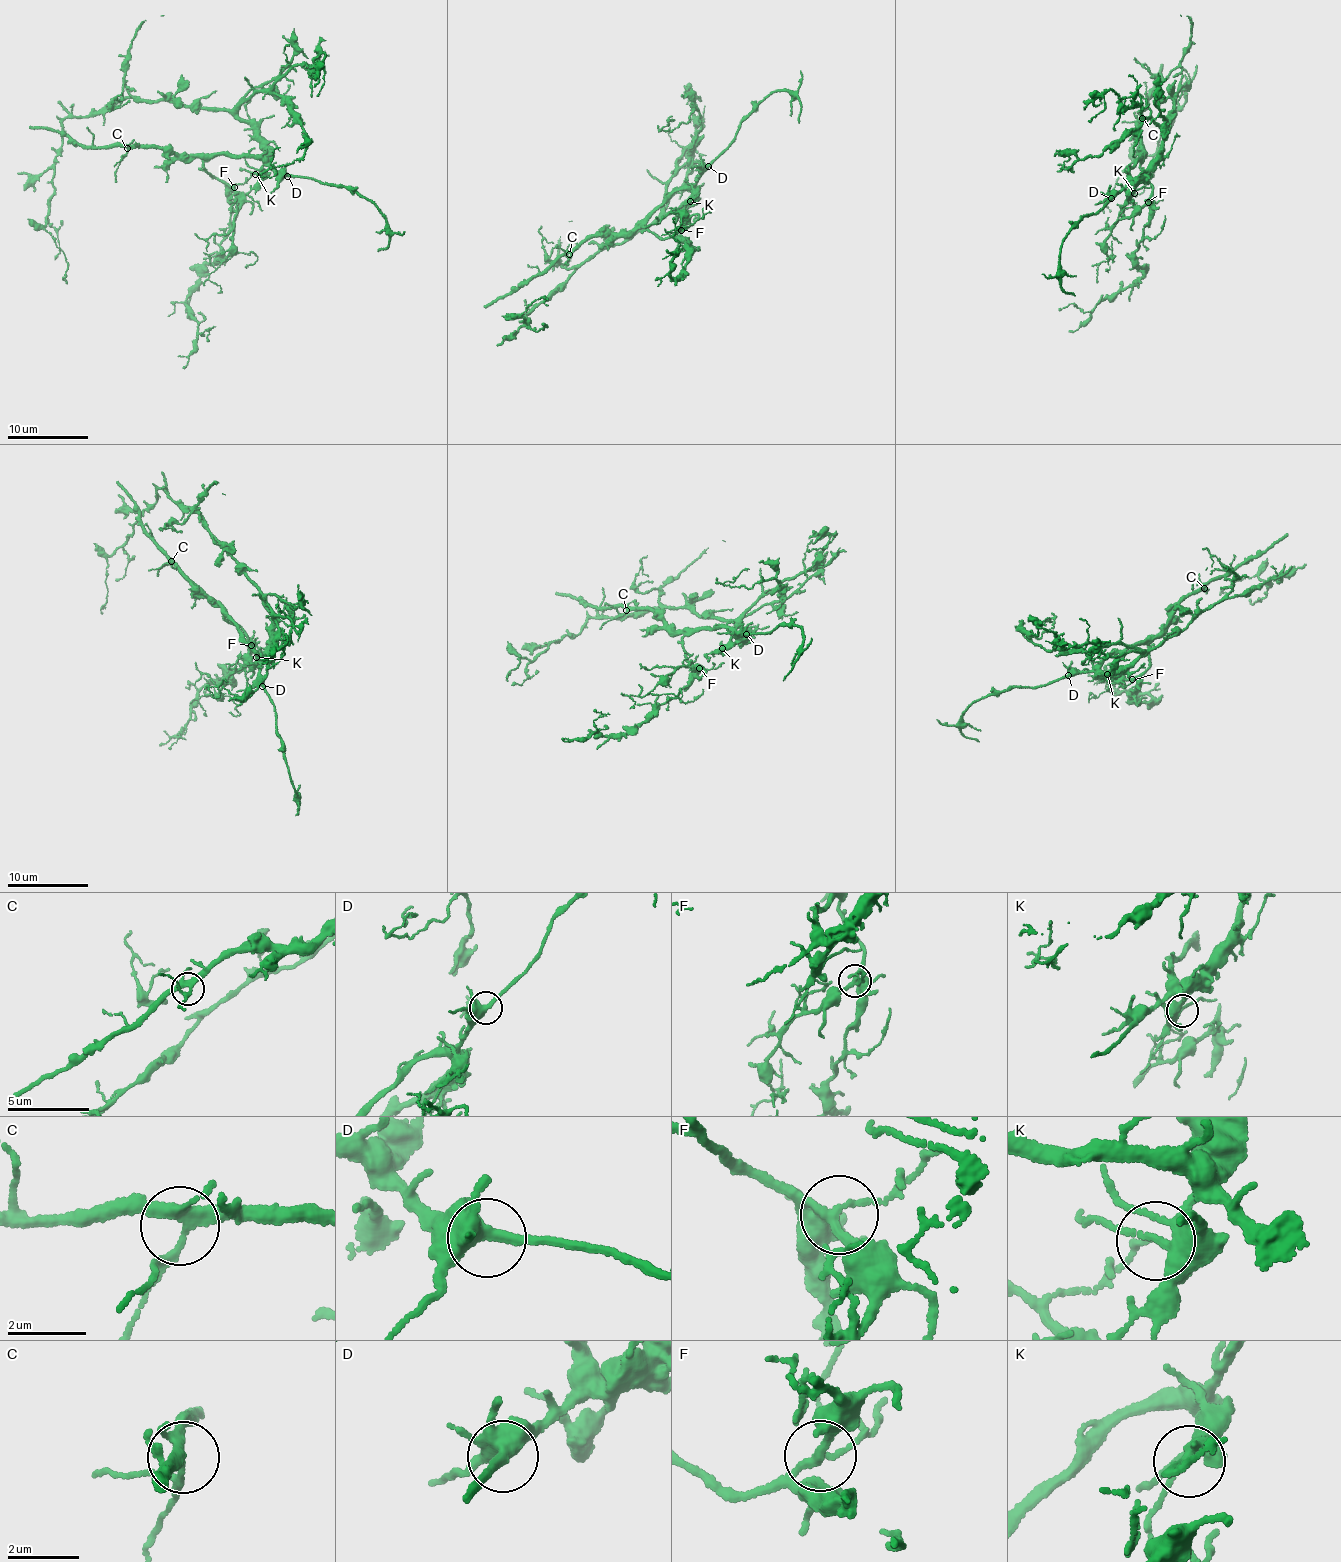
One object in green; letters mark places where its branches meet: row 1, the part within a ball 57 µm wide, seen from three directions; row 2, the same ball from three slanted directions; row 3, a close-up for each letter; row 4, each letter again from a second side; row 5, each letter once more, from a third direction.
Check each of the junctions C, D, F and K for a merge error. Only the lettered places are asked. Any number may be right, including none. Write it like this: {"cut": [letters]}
{"cut": []}

